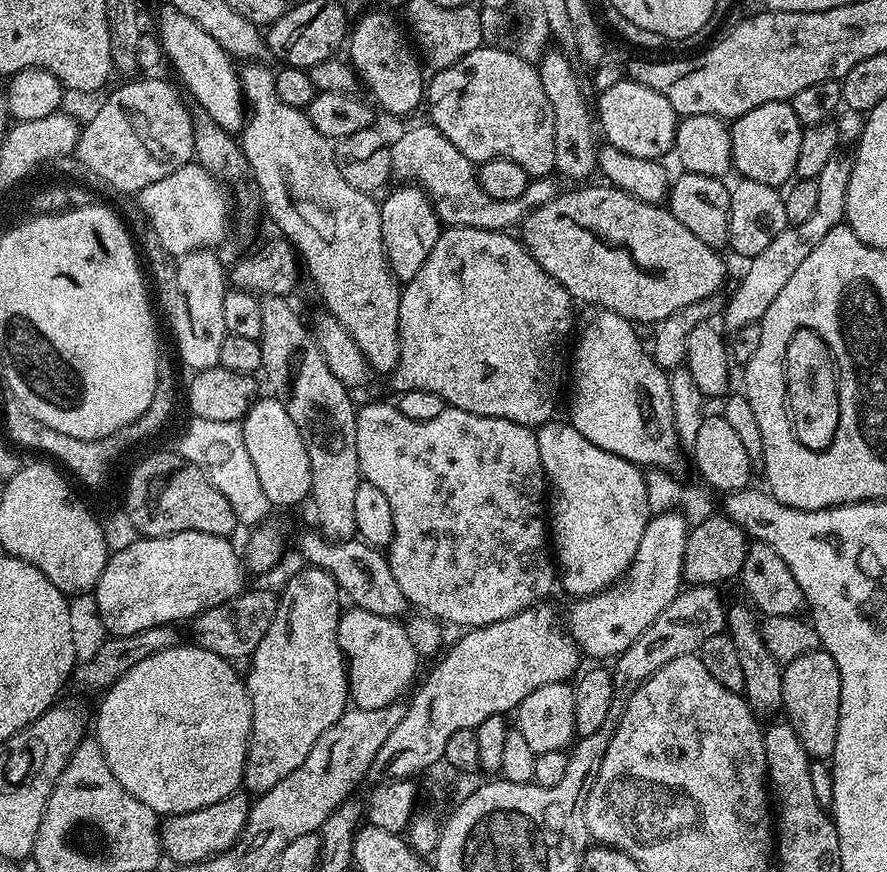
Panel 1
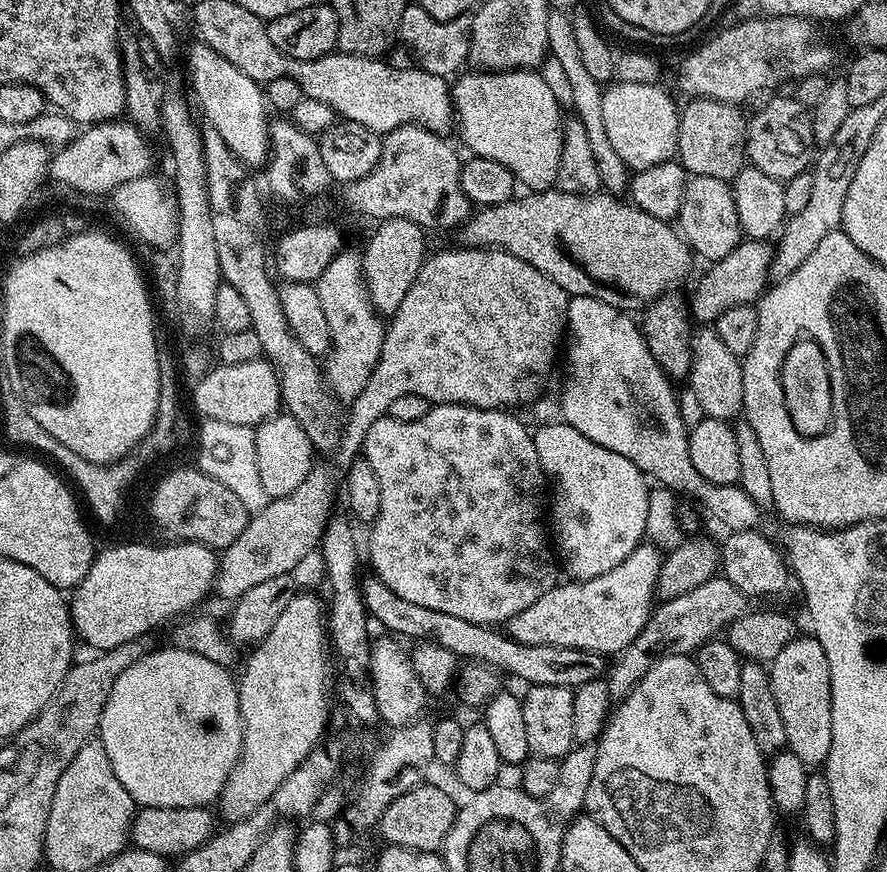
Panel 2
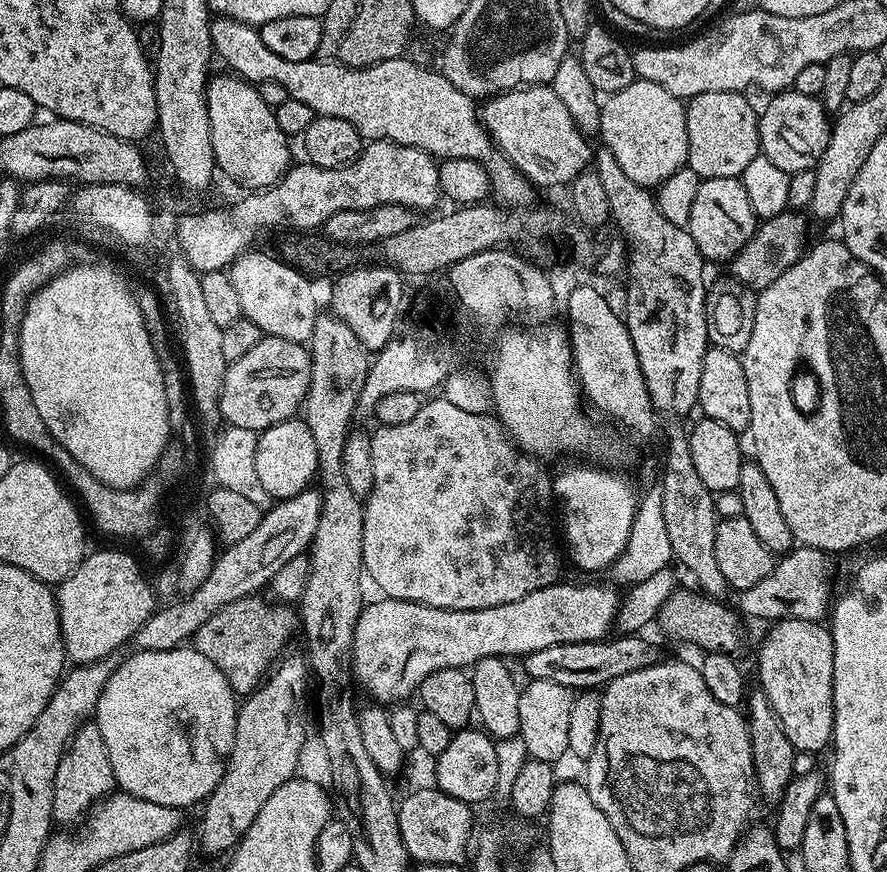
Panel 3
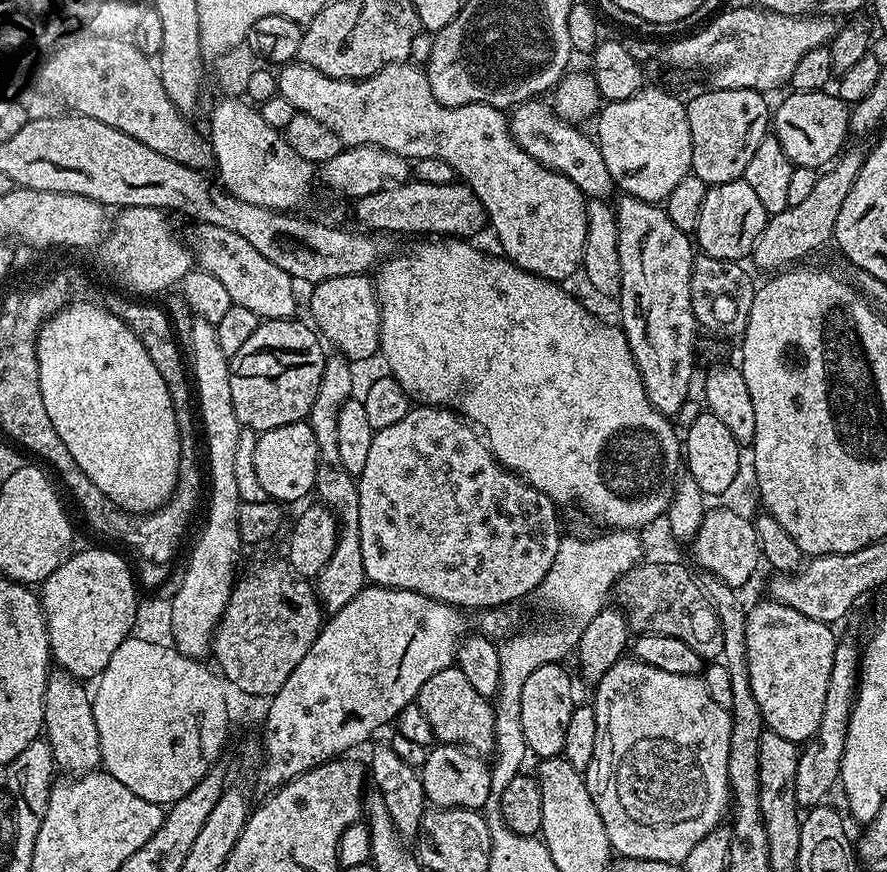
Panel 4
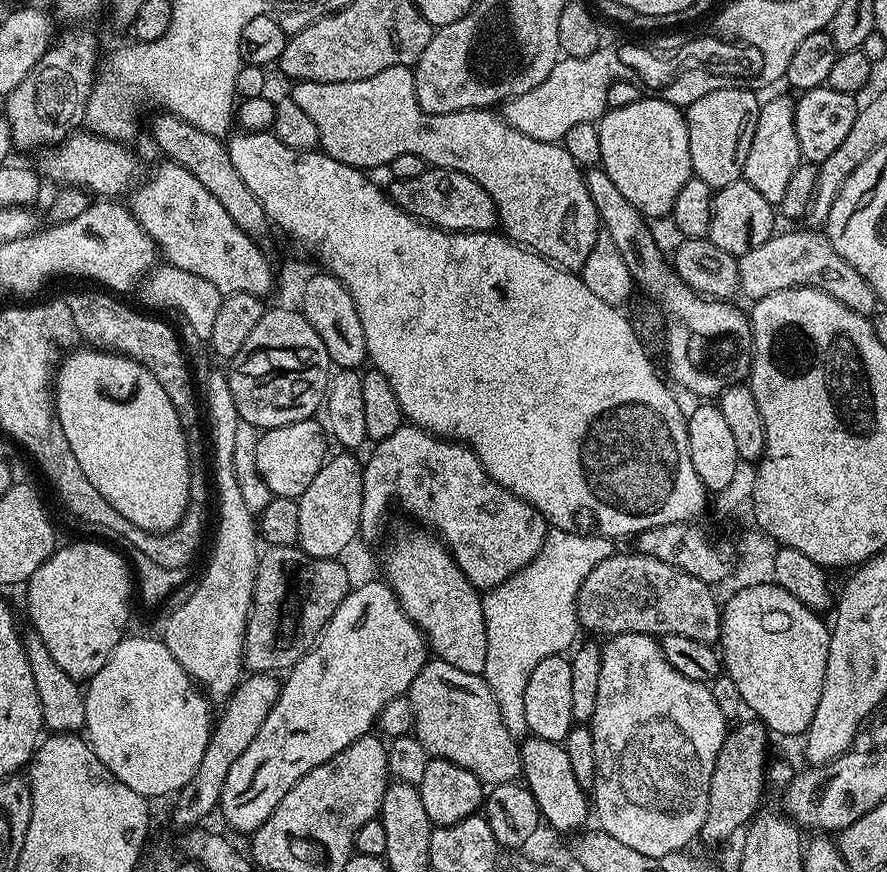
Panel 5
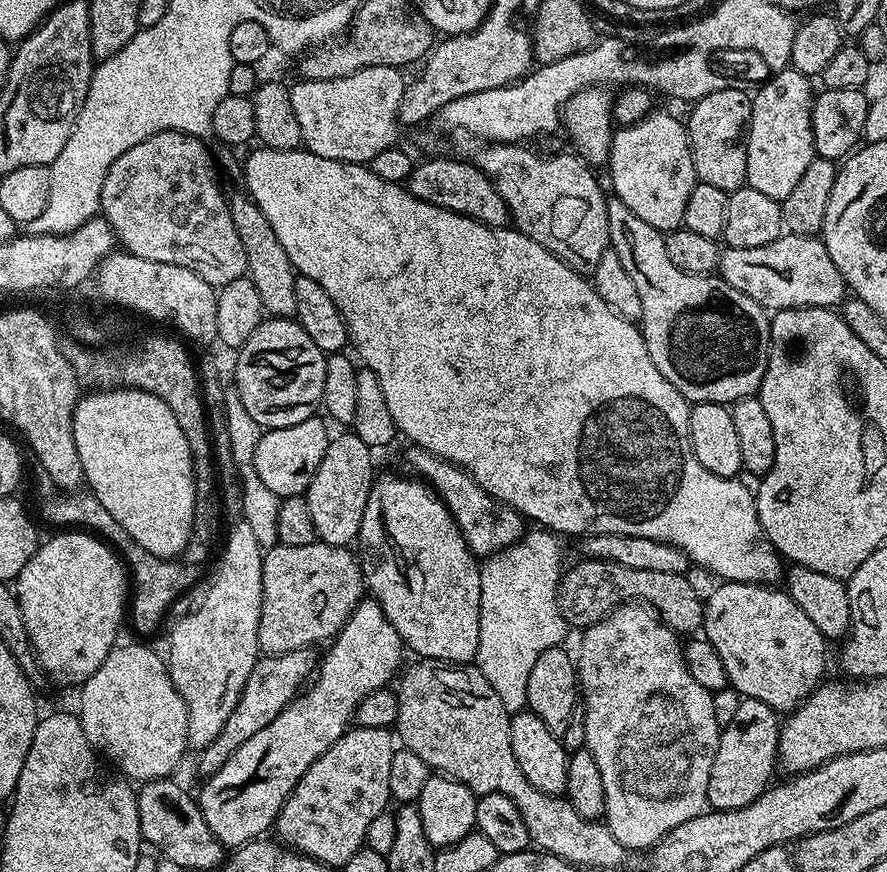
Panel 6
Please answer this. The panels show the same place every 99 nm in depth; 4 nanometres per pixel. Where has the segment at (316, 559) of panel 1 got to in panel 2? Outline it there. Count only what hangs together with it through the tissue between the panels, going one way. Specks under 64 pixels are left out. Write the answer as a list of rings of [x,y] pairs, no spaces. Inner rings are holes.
[[[368,574],[363,577],[360,593],[364,599],[364,609],[369,617],[376,620],[384,628],[389,628],[389,633],[397,637],[409,636],[412,642],[427,642],[446,646],[457,658],[468,659],[485,665],[497,673],[509,672],[520,680],[525,680],[525,685],[531,686],[562,686],[575,690],[591,680],[599,680],[605,675],[606,660],[598,652],[590,650],[574,650],[573,648],[559,648],[558,646],[530,646],[519,644],[511,636],[487,624],[466,622],[466,618],[458,618],[455,614],[442,614],[442,610],[429,610],[426,606],[418,606],[394,594],[386,582],[382,582],[376,575]]]

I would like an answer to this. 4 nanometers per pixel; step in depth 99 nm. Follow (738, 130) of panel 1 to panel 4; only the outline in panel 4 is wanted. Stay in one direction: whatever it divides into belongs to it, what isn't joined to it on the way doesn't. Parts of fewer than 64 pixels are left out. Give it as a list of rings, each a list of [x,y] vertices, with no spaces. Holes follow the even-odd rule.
[[[828,90],[823,92],[789,91],[787,95],[788,97],[786,97],[777,108],[775,105],[774,111],[771,113],[771,131],[774,133],[776,140],[782,146],[782,150],[786,150],[786,158],[790,158],[790,162],[793,166],[798,168],[814,168],[817,170],[823,169],[840,155],[846,144],[844,139],[849,139],[849,105],[845,104],[839,96]]]

